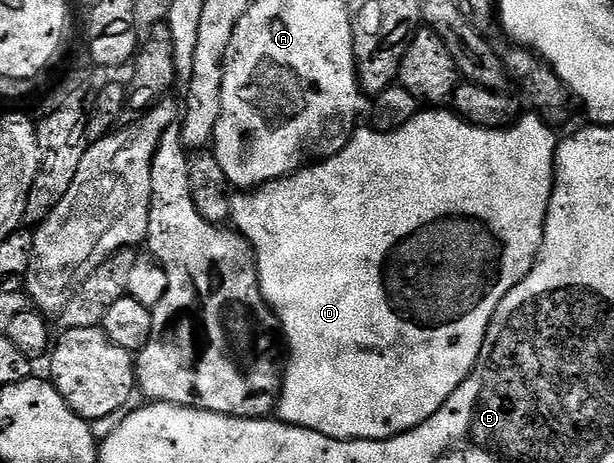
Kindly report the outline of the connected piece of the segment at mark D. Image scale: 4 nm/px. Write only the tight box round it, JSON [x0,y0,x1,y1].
[231,110,559,440]

